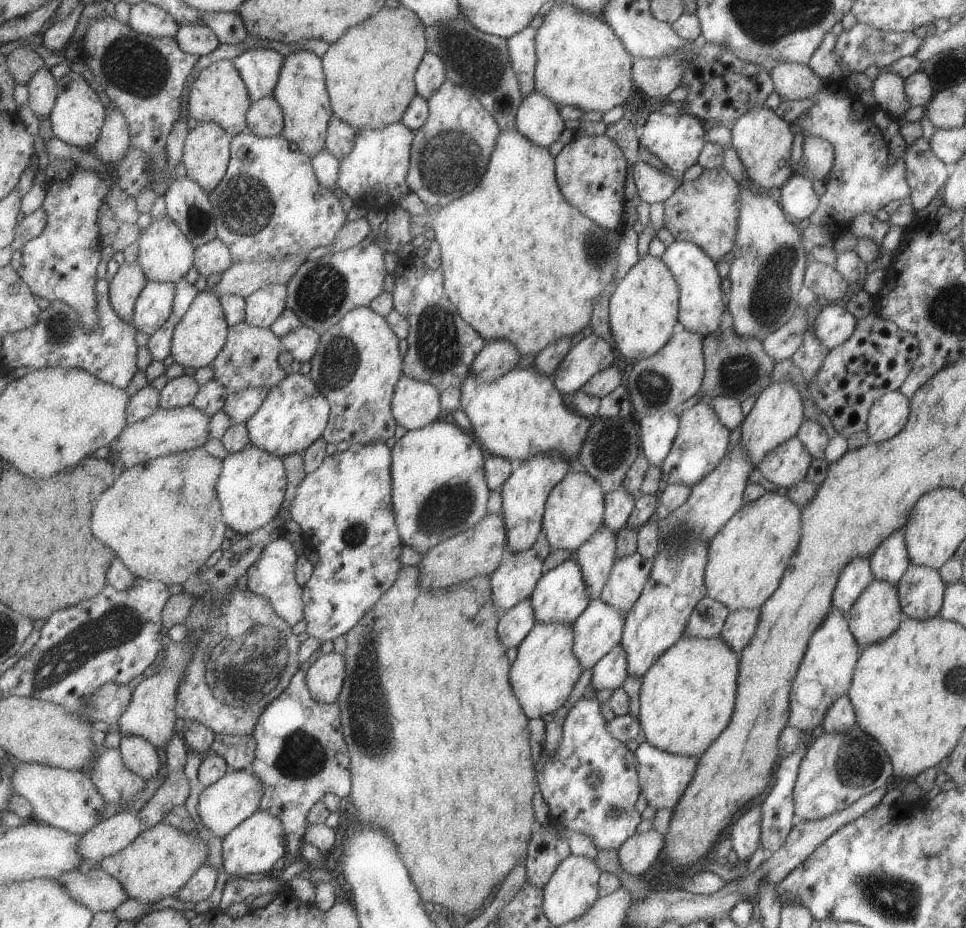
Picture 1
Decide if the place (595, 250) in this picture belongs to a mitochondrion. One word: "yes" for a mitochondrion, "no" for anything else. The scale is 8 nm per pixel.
yes

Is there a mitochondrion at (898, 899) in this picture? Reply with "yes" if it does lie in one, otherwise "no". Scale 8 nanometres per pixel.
yes

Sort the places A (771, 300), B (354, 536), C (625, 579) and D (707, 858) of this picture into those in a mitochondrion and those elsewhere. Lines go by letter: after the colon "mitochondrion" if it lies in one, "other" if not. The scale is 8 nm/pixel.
A: mitochondrion
B: mitochondrion
C: other
D: other

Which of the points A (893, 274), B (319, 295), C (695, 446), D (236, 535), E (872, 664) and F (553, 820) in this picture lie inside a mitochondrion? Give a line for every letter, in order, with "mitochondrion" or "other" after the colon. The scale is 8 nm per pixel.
A: other
B: mitochondrion
C: other
D: other
E: other
F: other

